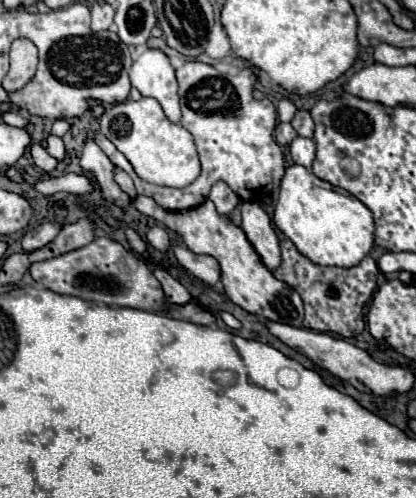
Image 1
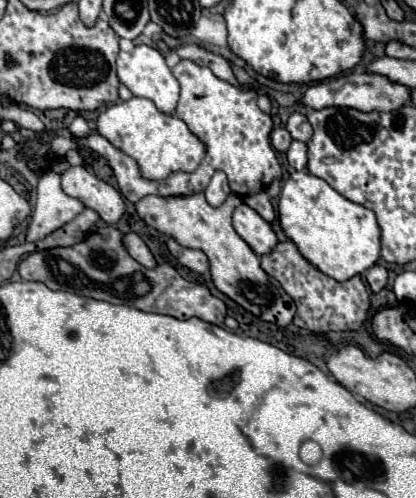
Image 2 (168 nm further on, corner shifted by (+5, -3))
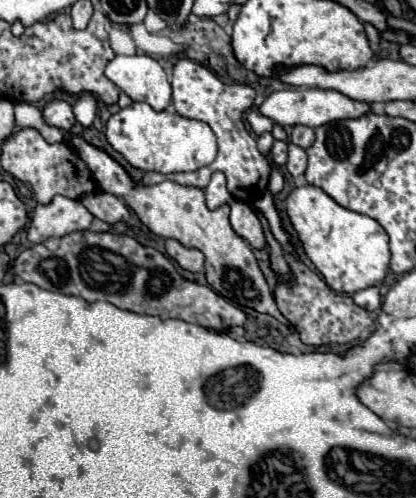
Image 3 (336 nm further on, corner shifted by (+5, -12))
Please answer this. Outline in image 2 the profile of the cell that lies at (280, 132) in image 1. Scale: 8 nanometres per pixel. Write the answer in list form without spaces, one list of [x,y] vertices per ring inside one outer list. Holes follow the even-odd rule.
[[[285,127],[273,129],[273,133],[271,133],[271,145],[273,145],[277,151],[287,151],[291,141],[293,141],[293,139],[291,139],[291,135],[289,135],[289,131],[287,131]]]

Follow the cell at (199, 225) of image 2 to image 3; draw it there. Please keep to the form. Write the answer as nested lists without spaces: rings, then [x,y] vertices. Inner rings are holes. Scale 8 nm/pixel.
[[[63,132],[63,138],[71,140],[73,148],[77,148],[79,156],[87,162],[99,188],[105,192],[117,190],[117,196],[127,202],[127,206],[139,216],[139,220],[153,234],[163,236],[163,238],[175,238],[183,246],[199,248],[205,254],[205,276],[207,276],[209,286],[215,292],[219,292],[223,298],[227,298],[229,302],[233,302],[237,306],[243,306],[243,308],[249,306],[257,312],[271,314],[281,322],[285,320],[271,296],[271,290],[257,266],[257,260],[255,260],[249,244],[245,244],[245,240],[241,240],[241,236],[237,236],[233,232],[233,228],[229,224],[229,206],[227,204],[223,204],[215,210],[209,210],[205,206],[205,192],[201,188],[181,186],[173,180],[165,180],[155,186],[135,184],[131,180],[131,176],[127,174],[127,170],[115,158],[111,158],[105,150],[89,144],[83,136],[77,136],[71,132]]]

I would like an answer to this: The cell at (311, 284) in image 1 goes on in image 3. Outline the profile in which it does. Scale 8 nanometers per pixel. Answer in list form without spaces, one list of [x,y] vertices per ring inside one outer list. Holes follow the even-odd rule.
[[[299,260],[289,262],[295,280],[291,284],[277,284],[275,302],[281,314],[297,328],[301,340],[309,346],[323,344],[351,344],[371,326],[371,312],[357,306],[351,296],[331,290],[325,280]]]

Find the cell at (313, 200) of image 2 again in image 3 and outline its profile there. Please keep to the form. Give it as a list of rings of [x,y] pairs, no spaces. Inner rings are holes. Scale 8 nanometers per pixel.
[[[317,186],[295,188],[285,204],[289,220],[297,230],[307,256],[335,292],[353,294],[385,280],[391,258],[389,236],[377,220],[339,206]]]

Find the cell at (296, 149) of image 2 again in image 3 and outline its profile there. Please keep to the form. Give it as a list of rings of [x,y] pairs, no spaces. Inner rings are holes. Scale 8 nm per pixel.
[[[289,142],[289,160],[287,160],[287,170],[291,172],[293,178],[301,176],[307,168],[307,154],[301,146]]]

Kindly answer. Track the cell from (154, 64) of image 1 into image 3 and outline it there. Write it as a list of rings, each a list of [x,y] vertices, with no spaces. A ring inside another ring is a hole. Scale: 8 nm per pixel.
[[[115,56],[105,68],[105,76],[131,100],[143,100],[153,110],[165,110],[171,102],[167,74],[151,56]]]

